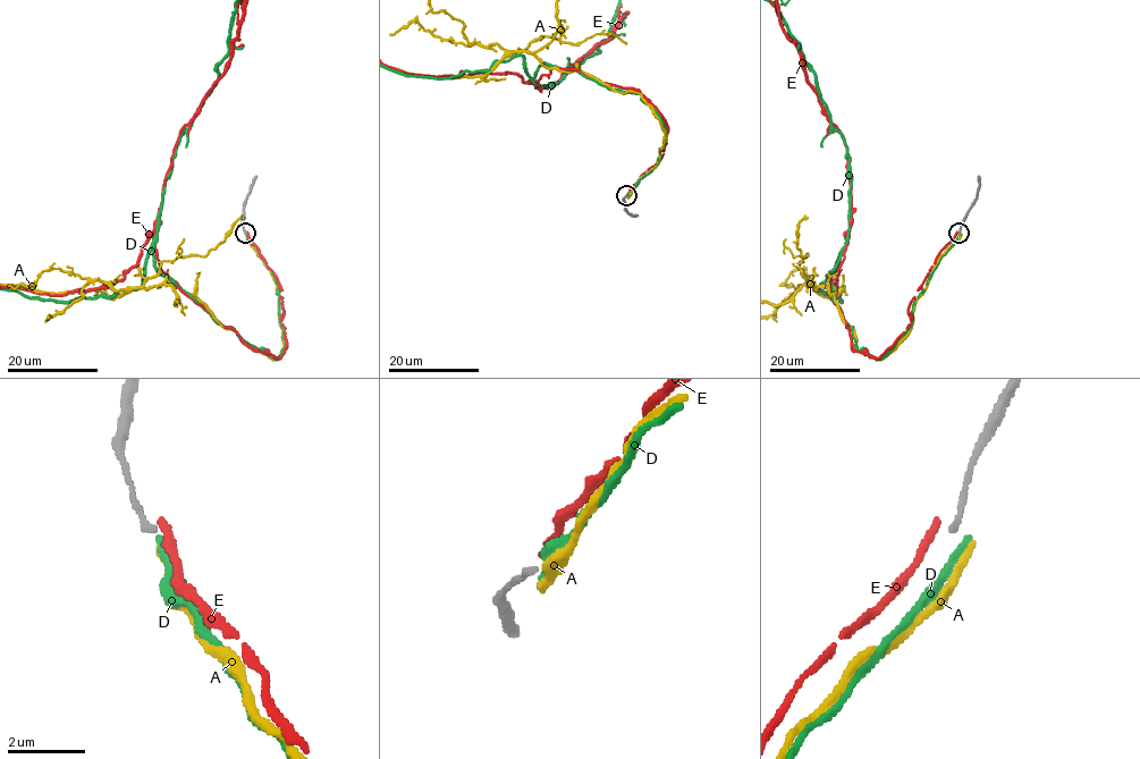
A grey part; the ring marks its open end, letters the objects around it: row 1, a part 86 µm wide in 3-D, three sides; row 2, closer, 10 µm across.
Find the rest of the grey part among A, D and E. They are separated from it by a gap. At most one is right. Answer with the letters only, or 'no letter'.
D

